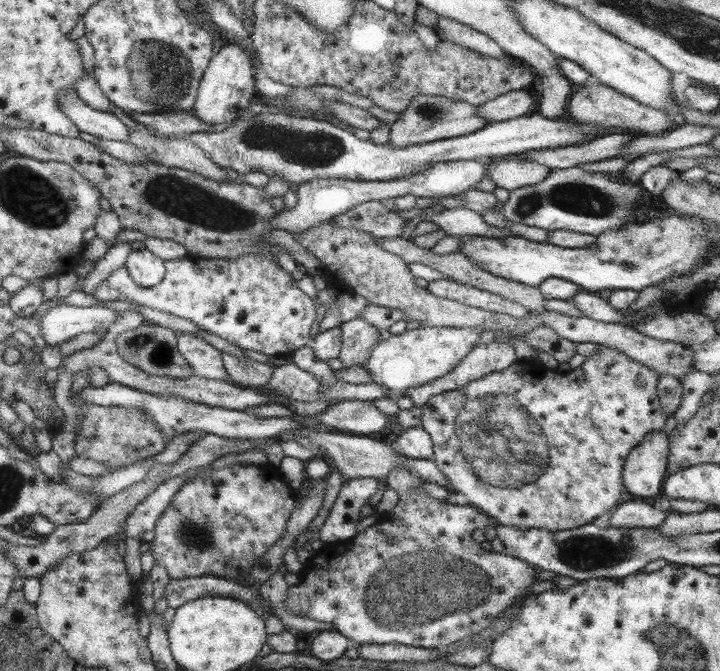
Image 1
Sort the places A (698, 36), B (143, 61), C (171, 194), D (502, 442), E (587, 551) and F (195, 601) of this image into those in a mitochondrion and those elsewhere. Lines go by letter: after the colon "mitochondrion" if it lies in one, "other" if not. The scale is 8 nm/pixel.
A: mitochondrion
B: mitochondrion
C: mitochondrion
D: mitochondrion
E: mitochondrion
F: other

